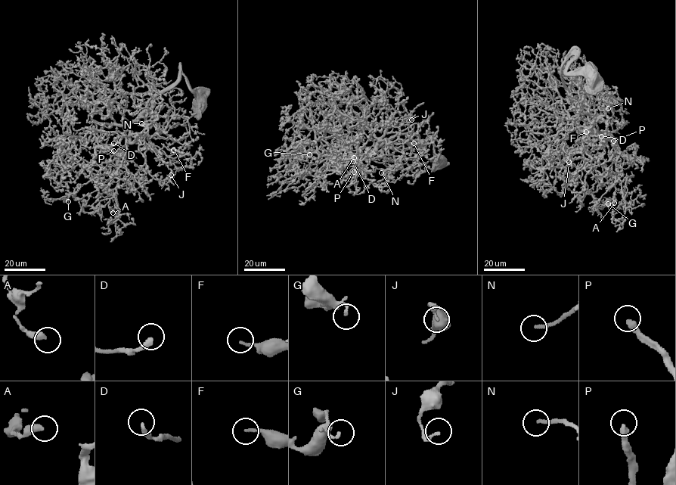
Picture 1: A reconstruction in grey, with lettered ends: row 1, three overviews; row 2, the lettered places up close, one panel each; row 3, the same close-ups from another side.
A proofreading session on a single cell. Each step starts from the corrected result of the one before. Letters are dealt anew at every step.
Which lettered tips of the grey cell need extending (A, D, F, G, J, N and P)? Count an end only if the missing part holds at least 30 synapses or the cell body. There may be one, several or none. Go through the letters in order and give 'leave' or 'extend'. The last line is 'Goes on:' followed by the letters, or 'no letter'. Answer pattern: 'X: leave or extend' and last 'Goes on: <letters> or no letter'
A: leave
D: extend
F: leave
G: leave
J: leave
N: extend
P: extend
Goes on: D, N, P

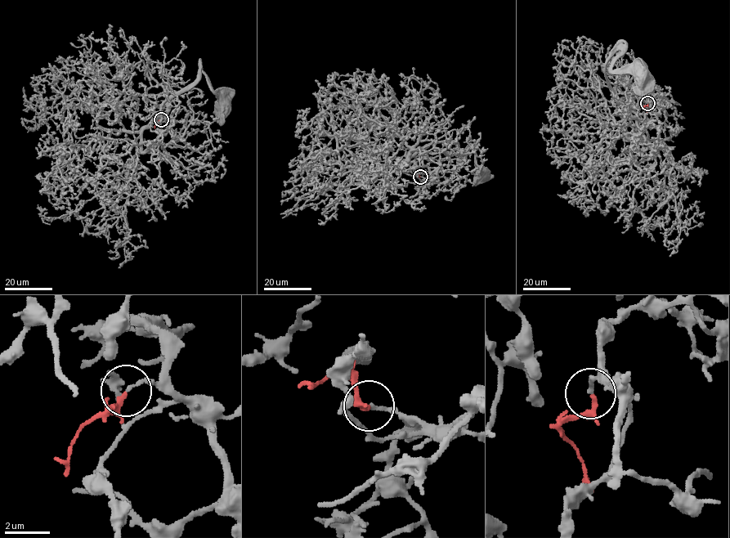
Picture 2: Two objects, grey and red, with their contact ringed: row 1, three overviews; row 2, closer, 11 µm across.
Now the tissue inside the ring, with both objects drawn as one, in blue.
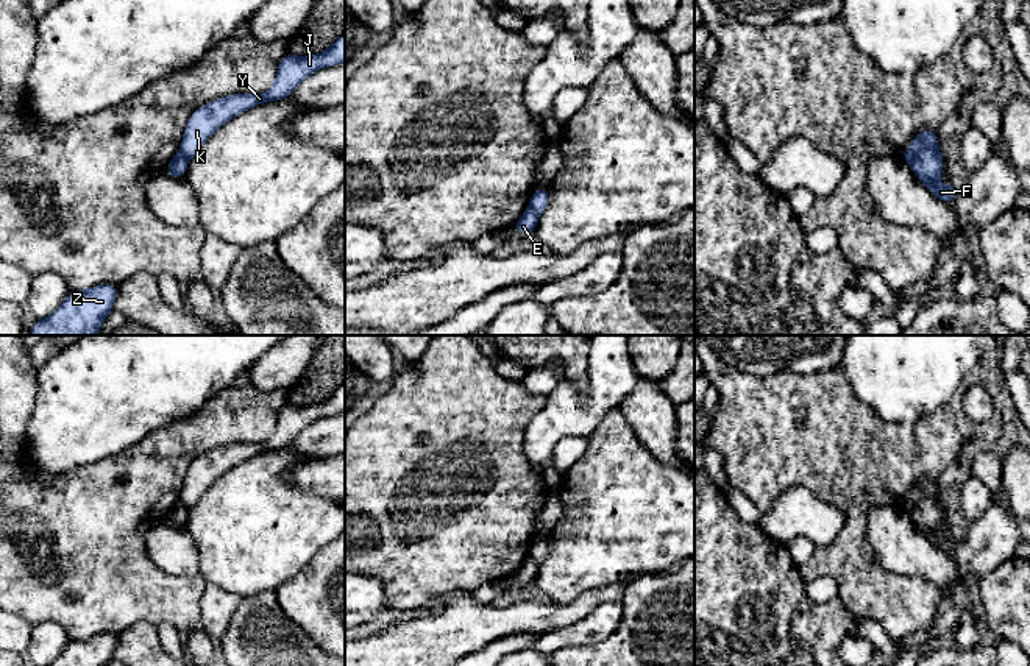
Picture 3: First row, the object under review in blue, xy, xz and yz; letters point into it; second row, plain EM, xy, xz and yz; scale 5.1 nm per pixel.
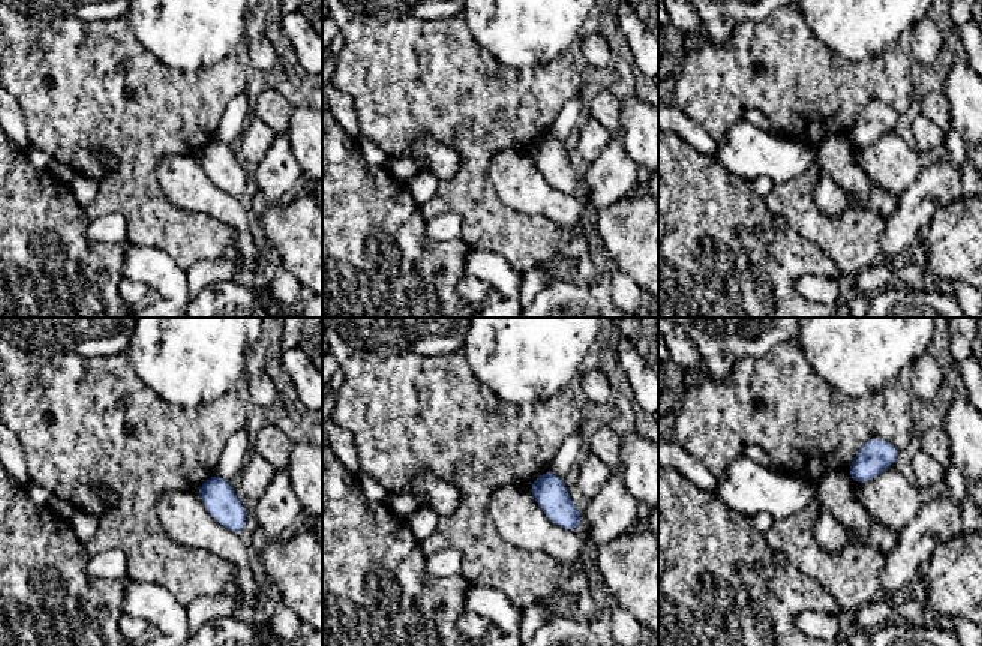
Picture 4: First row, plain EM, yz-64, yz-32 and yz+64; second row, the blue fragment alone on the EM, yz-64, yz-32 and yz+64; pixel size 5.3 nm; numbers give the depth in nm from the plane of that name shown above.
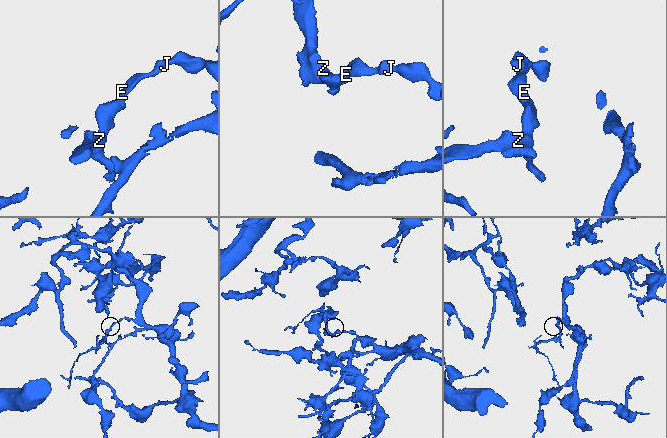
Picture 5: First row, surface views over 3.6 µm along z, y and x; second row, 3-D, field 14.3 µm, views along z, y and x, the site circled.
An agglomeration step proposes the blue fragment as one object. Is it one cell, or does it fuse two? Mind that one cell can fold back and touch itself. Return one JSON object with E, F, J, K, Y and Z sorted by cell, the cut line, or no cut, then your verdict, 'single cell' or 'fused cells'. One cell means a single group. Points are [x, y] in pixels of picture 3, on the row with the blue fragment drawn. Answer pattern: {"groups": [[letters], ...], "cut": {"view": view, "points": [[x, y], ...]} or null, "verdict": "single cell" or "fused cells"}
{"groups": [["E", "F", "Z"], ["J", "K", "Y"]], "cut": {"view": "yz", "points": [[935, 145], [923, 148], [909, 162]]}, "verdict": "fused cells"}

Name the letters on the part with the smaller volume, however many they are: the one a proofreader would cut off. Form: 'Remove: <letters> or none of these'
Remove: E, F, Z

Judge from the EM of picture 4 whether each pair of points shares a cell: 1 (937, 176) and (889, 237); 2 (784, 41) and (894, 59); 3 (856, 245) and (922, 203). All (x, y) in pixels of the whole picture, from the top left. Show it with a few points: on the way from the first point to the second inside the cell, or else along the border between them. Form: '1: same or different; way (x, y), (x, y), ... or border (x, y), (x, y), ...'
1: same; way (925, 191), (918, 200), (915, 212), (904, 222)
2: same; way (811, 68), (816, 72), (867, 72)
3: different; border (885, 219), (879, 240), (883, 260)

